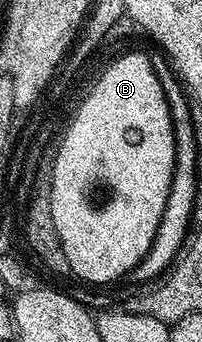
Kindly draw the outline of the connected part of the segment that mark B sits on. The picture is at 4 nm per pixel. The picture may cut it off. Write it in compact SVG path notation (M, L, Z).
M145 52L143 54L126 53L123 57L116 58L93 82L85 109L82 109L78 119L74 122L74 127L70 130L66 144L62 147L62 154L58 158L54 190L54 215L57 217L58 233L60 235L60 243L64 247L64 255L68 255L70 273L79 282L109 286L111 284L110 281L116 280L117 277L125 278L131 271L139 268L147 260L148 254L155 248L154 236L156 235L156 227L160 227L160 215L164 215L164 203L168 199L168 191L170 190L173 174L174 136L172 135L172 119L168 111L164 87L160 87L160 79L156 79L156 71L152 71L152 63Z

